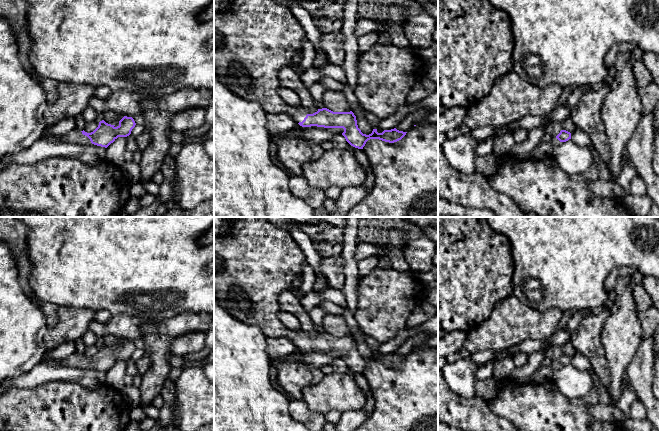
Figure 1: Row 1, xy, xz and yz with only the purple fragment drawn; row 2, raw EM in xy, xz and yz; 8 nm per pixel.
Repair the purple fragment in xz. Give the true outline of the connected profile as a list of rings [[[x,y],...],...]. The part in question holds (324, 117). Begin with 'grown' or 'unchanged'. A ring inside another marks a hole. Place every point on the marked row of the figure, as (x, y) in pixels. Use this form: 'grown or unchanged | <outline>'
grown | [[[230,0],[230,8],[225,12],[214,12],[214,71],[220,81],[236,95],[243,99],[256,102],[261,105],[267,114],[287,113],[295,119],[302,127],[324,127],[324,128],[343,128],[342,135],[353,147],[363,149],[366,142],[370,139],[379,139],[385,142],[394,143],[401,140],[407,132],[399,131],[396,128],[384,130],[378,133],[373,129],[369,135],[363,134],[358,128],[356,116],[350,112],[333,112],[327,108],[318,109],[311,114],[303,106],[291,106],[287,104],[279,94],[282,86],[278,79],[278,73],[284,67],[293,66],[293,57],[302,53],[303,44],[307,39],[306,32],[297,18],[293,15],[288,6],[274,0]]]

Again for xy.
grown | [[[124,116],[119,121],[119,125],[117,127],[102,120],[99,122],[98,127],[91,133],[87,133],[84,130],[74,130],[62,136],[49,134],[44,138],[51,142],[70,142],[81,145],[92,143],[97,146],[107,148],[118,137],[129,136],[135,125],[136,123],[132,117]]]

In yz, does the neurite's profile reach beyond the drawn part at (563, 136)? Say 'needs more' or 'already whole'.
needs more

